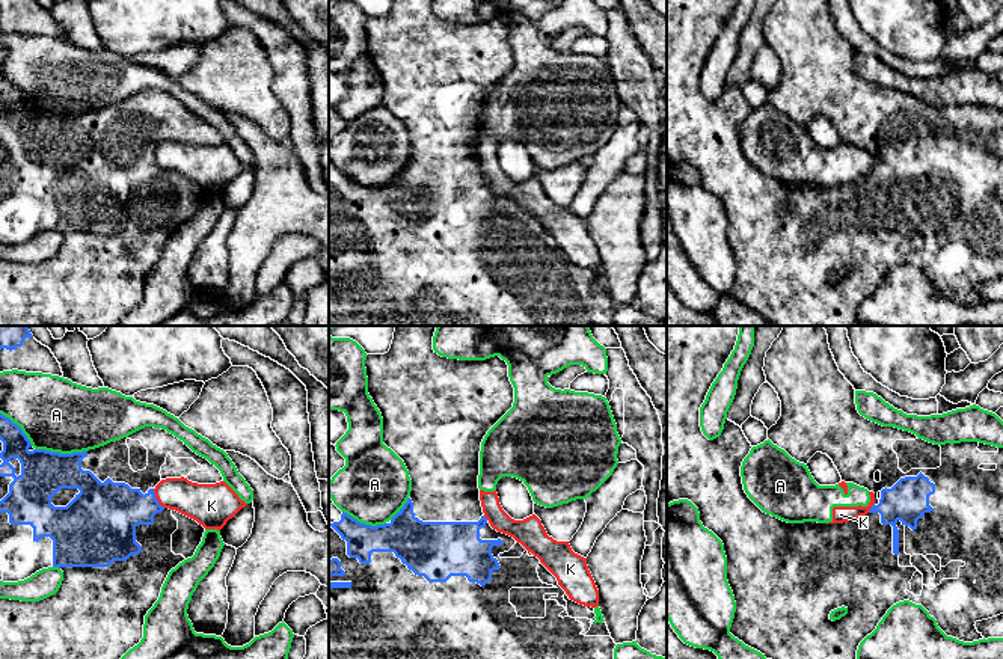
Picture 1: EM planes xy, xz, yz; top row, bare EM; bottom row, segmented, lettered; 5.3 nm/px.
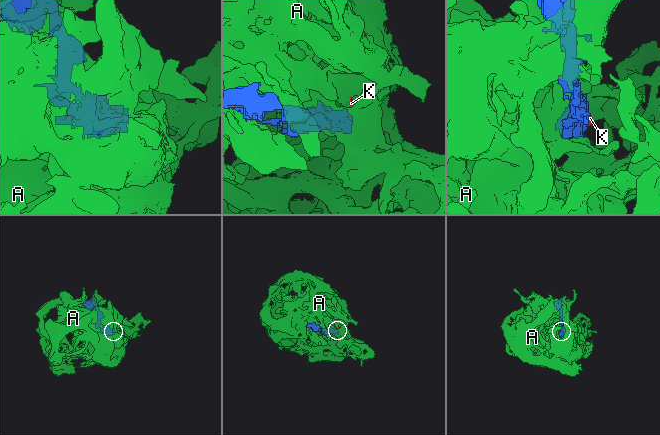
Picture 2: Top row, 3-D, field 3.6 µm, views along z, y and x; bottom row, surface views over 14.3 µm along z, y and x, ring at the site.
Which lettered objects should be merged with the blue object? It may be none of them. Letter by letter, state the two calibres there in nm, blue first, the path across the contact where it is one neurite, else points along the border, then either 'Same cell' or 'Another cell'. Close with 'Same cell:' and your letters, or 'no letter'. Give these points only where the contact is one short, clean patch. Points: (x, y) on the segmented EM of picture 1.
A: Thickness 240 nm (blue) against 380 nm. Another cell
K: Thickness 320 nm (blue) against 200 nm. Boundary: xy (153, 489), (157, 501), (165, 507). Another cell
Same cell: no letter

